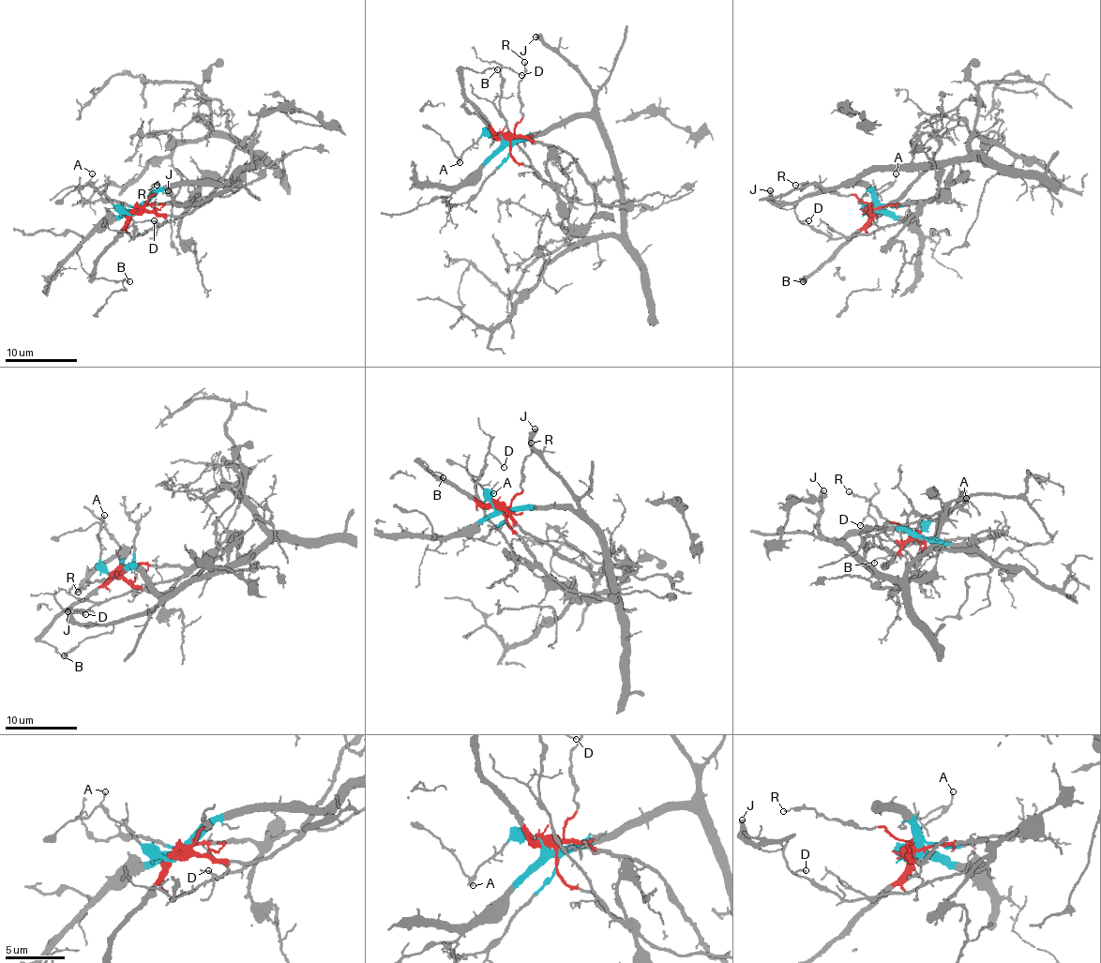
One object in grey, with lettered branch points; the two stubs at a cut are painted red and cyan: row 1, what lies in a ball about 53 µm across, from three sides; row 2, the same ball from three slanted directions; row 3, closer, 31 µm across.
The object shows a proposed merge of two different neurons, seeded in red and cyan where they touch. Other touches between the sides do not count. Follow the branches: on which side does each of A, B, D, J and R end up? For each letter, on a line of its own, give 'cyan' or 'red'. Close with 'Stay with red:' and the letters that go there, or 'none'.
A: cyan
B: red
D: red
J: cyan
R: red
Stay with red: B, D, R

